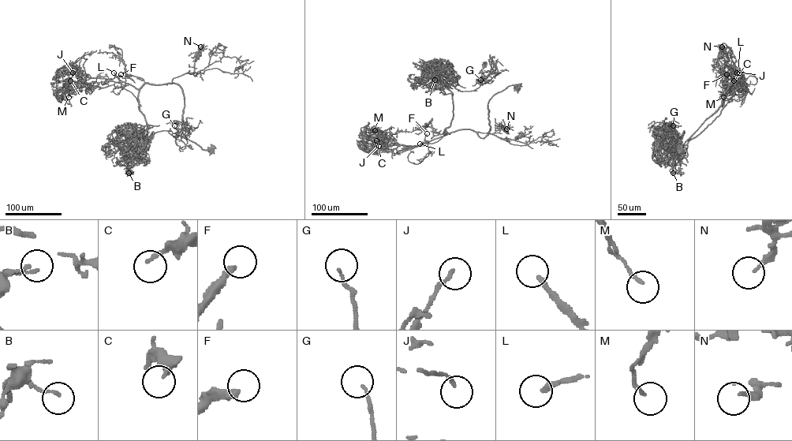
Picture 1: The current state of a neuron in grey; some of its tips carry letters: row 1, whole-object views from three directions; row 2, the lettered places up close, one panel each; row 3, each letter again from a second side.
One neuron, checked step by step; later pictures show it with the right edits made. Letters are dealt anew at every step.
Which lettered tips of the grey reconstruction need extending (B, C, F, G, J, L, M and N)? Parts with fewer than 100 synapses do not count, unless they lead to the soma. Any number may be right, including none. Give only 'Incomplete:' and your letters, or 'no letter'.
Incomplete: L

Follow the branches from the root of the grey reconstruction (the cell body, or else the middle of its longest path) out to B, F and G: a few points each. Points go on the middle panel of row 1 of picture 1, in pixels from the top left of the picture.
B: (517, 86), (489, 99), (491, 128), (481, 138), (468, 129), (445, 134), (452, 94), (430, 87), (435, 80)
F: (517, 86), (489, 100), (484, 137), (445, 129), (427, 143), (427, 133)
G: (517, 86), (489, 100), (484, 137), (468, 129), (446, 135), (453, 103), (445, 84), (473, 91), (480, 80)

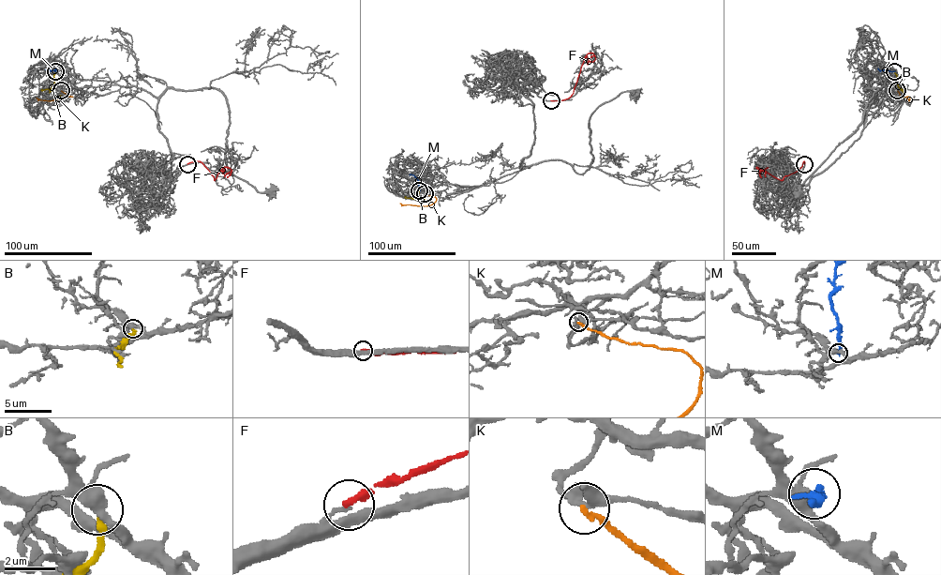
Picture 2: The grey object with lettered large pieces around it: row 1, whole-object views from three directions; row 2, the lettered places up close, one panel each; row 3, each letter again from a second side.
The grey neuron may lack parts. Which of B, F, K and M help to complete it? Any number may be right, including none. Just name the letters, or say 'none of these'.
none of these

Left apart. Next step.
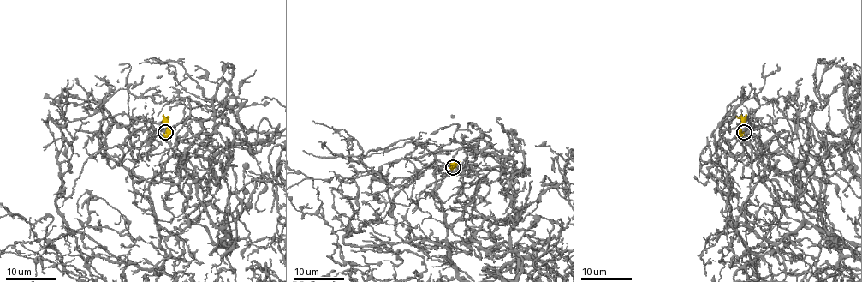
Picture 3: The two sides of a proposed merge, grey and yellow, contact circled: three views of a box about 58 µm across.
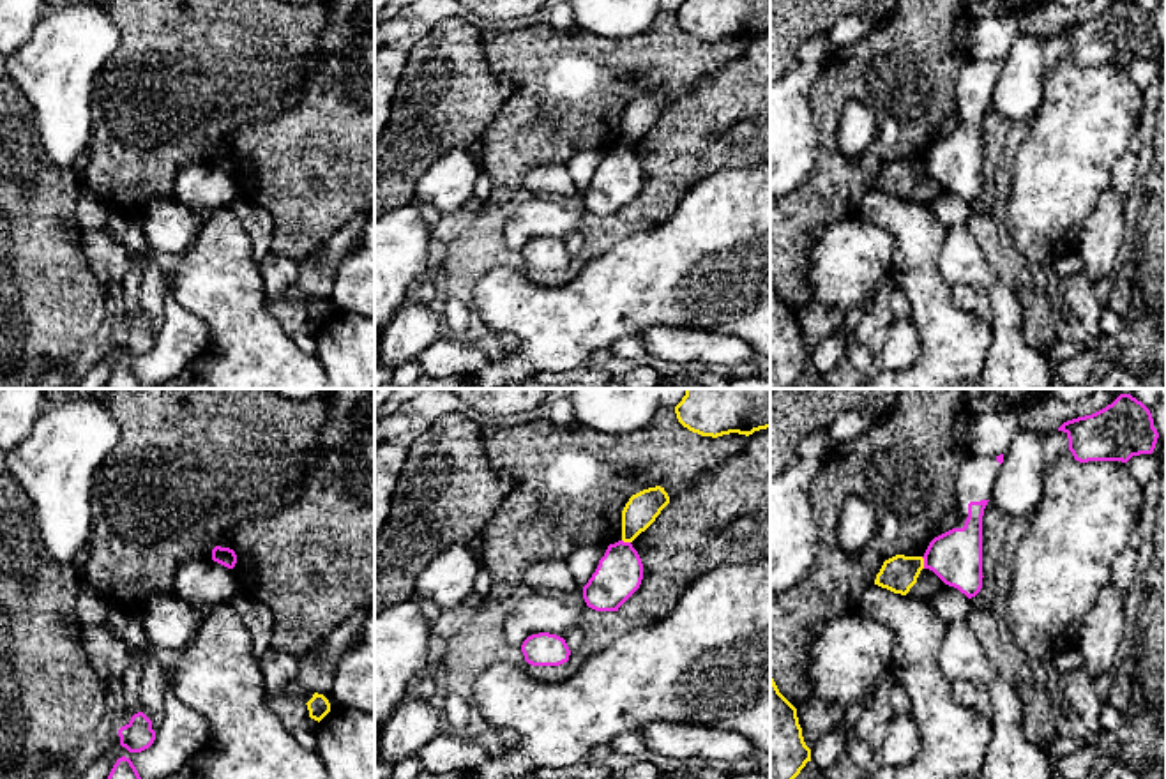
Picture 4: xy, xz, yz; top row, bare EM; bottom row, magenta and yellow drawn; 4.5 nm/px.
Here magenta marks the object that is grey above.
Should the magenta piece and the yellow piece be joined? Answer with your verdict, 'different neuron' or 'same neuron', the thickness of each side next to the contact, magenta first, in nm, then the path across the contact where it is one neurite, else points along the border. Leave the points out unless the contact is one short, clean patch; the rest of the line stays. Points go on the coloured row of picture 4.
different neuron | 240/160 nm | along yz (921, 557), (924, 567)

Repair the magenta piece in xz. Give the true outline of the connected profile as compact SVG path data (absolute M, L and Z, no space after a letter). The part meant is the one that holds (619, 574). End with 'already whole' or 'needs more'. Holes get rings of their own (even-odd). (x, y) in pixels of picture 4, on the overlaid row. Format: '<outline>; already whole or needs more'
M631 542L610 544L588 583L583 599L595 611L618 611L640 588L643 563Z; already whole

